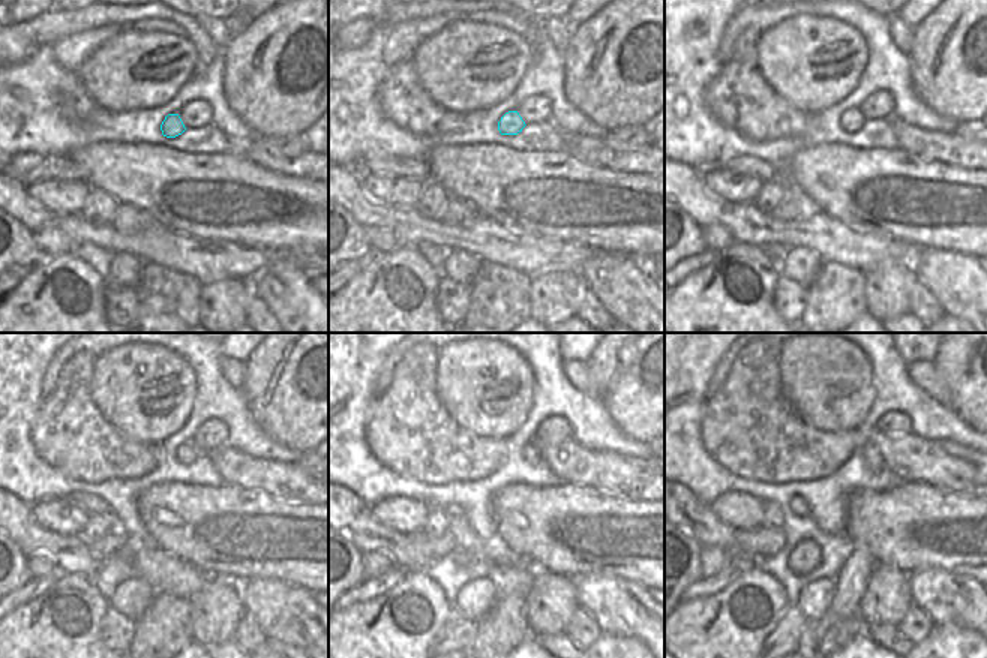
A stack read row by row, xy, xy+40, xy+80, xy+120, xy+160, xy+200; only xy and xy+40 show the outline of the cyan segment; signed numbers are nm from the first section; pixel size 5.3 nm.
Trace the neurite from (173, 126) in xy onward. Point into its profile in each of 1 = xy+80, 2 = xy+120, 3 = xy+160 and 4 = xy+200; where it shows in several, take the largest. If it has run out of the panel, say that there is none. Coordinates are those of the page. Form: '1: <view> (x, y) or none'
1: xy+80 (852, 120)
2: xy+120 (186, 453)
3: xy+160 (528, 451)
4: xy+200 (872, 457)

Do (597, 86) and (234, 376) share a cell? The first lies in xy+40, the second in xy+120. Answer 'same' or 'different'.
different

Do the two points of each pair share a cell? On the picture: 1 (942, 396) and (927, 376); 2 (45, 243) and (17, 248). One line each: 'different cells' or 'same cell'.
1: same cell
2: different cells

